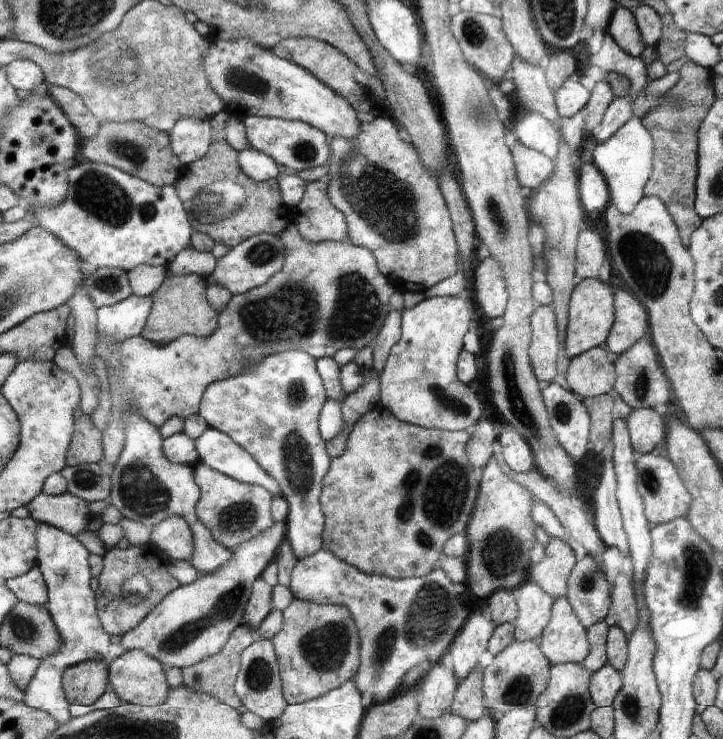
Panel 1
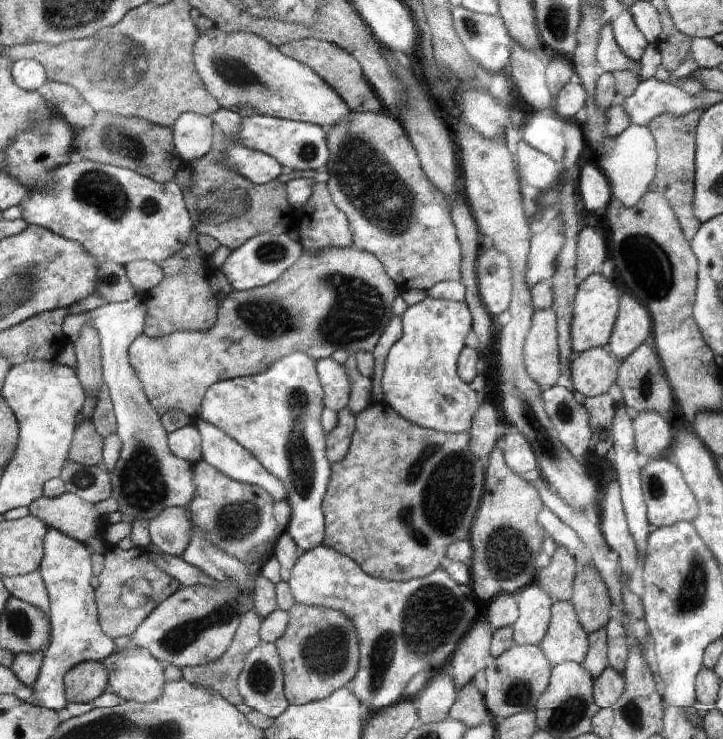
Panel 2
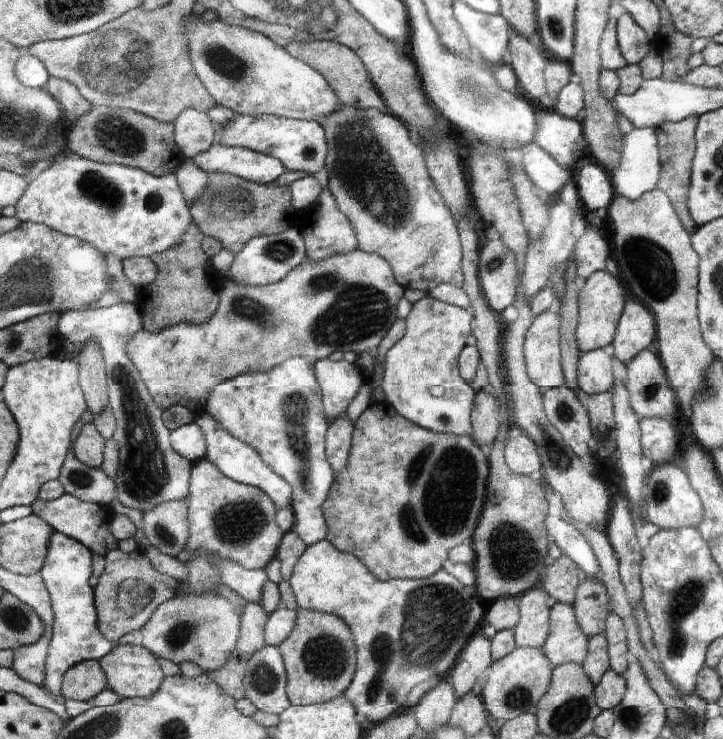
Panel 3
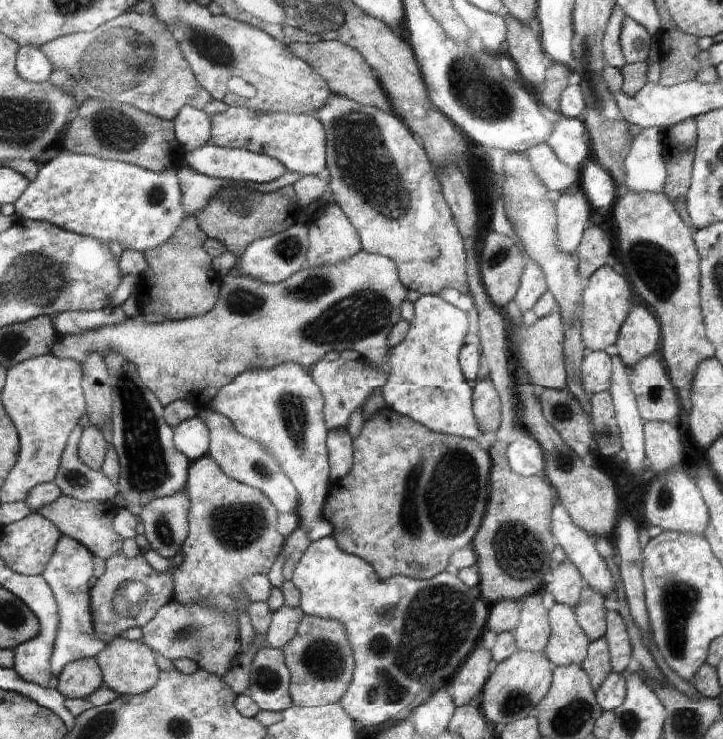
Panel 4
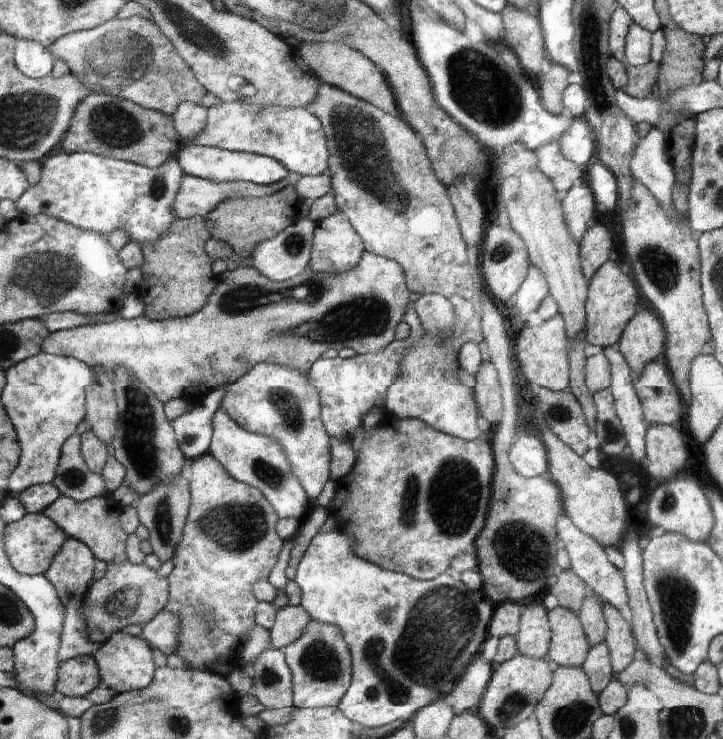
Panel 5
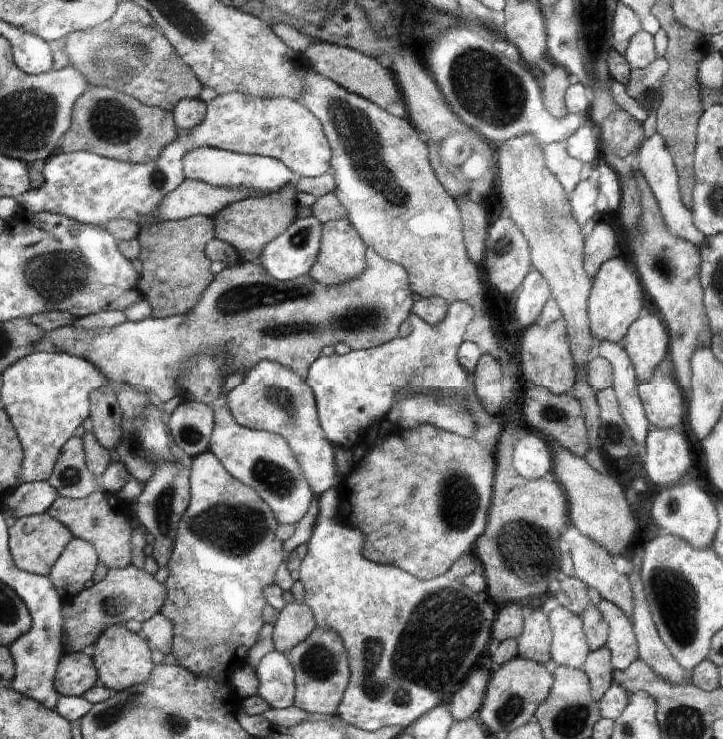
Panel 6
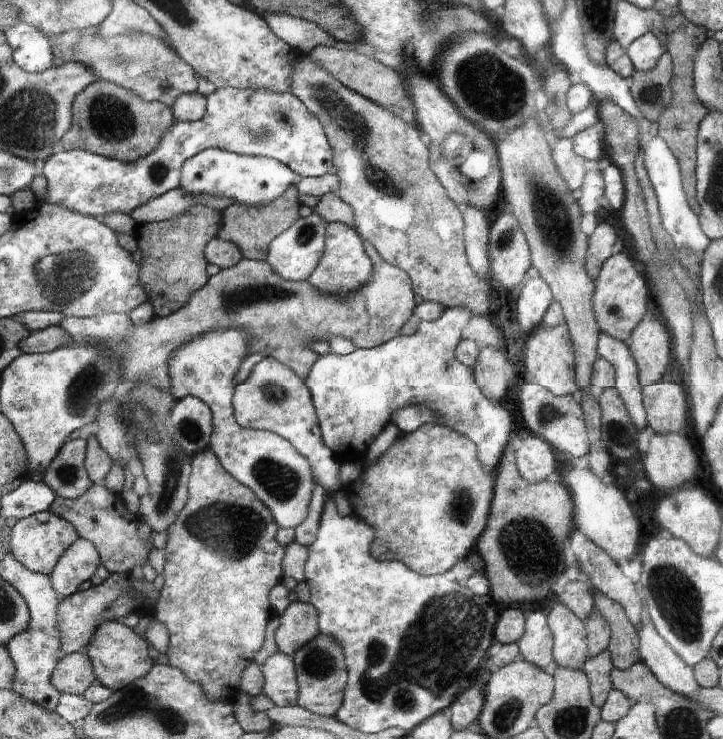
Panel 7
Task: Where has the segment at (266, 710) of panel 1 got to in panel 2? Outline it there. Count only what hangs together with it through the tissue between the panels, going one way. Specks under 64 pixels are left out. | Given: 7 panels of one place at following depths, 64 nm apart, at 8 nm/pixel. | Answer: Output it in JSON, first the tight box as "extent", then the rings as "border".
{"extent":[240,642,290,719],"border":[[[260,642],[256,646],[256,652],[248,656],[248,664],[244,664],[244,676],[240,676],[240,692],[244,692],[243,703],[248,708],[272,719],[282,715],[290,706],[286,696],[285,676],[280,656],[274,643]]]}

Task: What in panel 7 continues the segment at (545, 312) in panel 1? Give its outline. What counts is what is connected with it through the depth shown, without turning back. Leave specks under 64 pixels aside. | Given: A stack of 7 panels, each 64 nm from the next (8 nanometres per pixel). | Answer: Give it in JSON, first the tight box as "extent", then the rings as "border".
{"extent":[525,324,578,396],"border":[[[558,324],[556,328],[536,328],[526,344],[525,355],[526,370],[528,376],[544,384],[548,392],[556,392],[556,396],[566,396],[566,394],[578,395],[578,376],[575,368],[575,346],[571,342],[570,330],[566,324]]]}

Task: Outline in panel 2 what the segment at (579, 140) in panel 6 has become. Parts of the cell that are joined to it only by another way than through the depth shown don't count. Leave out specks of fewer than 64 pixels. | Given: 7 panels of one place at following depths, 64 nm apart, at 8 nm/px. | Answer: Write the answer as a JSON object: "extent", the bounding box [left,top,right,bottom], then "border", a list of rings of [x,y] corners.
{"extent":[520,113,566,165],"border":[[[545,113],[544,116],[532,114],[527,116],[520,136],[531,148],[563,165],[566,150],[563,128],[563,120],[560,120],[555,113]]]}

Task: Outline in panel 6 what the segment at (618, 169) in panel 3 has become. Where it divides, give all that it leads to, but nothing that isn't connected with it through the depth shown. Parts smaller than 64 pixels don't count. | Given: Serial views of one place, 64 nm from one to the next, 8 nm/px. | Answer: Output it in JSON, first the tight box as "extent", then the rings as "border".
{"extent":[637,131,706,248],"border":[[[656,131],[655,134],[646,138],[640,145],[638,150],[638,166],[637,170],[646,178],[651,186],[652,192],[655,193],[656,200],[659,203],[659,208],[662,210],[664,220],[667,227],[675,237],[683,238],[684,240],[692,241],[692,244],[702,248],[706,236],[700,232],[695,224],[695,218],[690,209],[684,206],[682,196],[680,196],[680,186],[678,186],[678,172],[676,172],[675,160],[672,157],[670,150],[667,148],[667,143],[663,136]]]}

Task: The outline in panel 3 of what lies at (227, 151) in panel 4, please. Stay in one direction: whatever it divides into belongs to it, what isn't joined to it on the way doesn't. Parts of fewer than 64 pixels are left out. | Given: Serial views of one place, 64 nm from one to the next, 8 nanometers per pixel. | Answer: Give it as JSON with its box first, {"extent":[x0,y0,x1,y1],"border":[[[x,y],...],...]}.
{"extent":[194,142,286,185],"border":[[[218,142],[198,154],[194,164],[204,172],[231,174],[261,185],[274,183],[286,170],[283,162],[274,156]]]}

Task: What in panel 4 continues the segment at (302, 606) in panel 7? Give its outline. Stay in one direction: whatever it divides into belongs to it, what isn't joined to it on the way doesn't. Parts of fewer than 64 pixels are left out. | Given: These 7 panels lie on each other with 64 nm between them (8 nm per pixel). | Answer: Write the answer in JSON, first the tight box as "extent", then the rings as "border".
{"extent":[265,606,304,649],"border":[[[284,606],[276,609],[272,615],[271,627],[265,636],[266,644],[283,649],[296,636],[296,630],[304,615],[300,607]]]}

